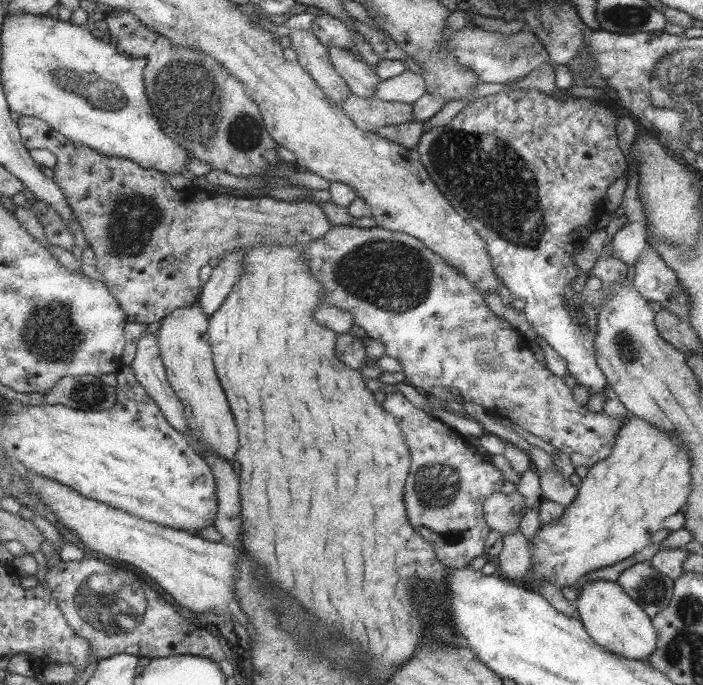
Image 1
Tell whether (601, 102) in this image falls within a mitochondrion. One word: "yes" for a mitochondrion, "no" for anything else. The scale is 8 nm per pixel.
no

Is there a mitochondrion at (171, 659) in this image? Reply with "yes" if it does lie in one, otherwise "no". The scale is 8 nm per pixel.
no

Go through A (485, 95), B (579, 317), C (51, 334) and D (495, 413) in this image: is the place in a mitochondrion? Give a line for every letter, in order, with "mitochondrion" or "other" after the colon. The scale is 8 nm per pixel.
A: other
B: mitochondrion
C: mitochondrion
D: other

